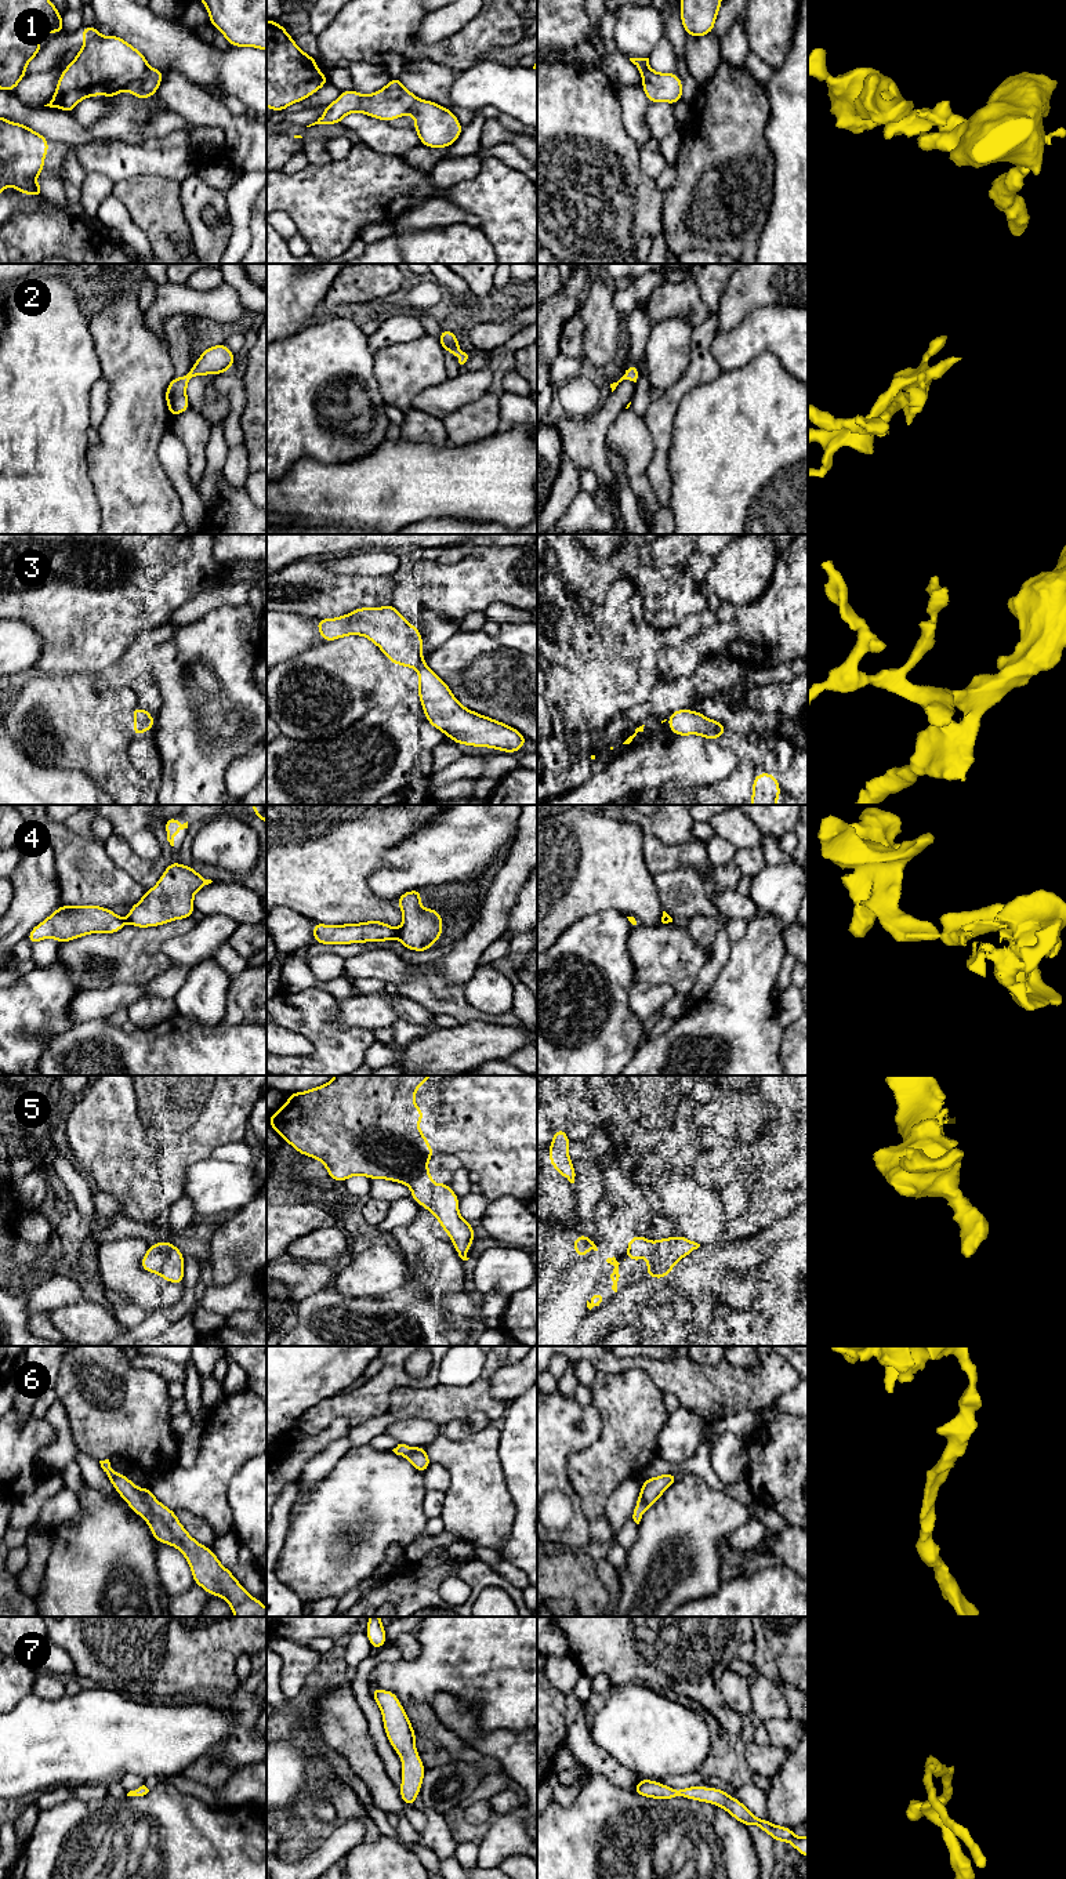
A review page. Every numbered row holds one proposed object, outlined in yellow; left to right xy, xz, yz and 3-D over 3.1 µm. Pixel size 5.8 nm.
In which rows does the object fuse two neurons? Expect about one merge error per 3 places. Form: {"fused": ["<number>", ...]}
{"fused": ["1", "4"]}

